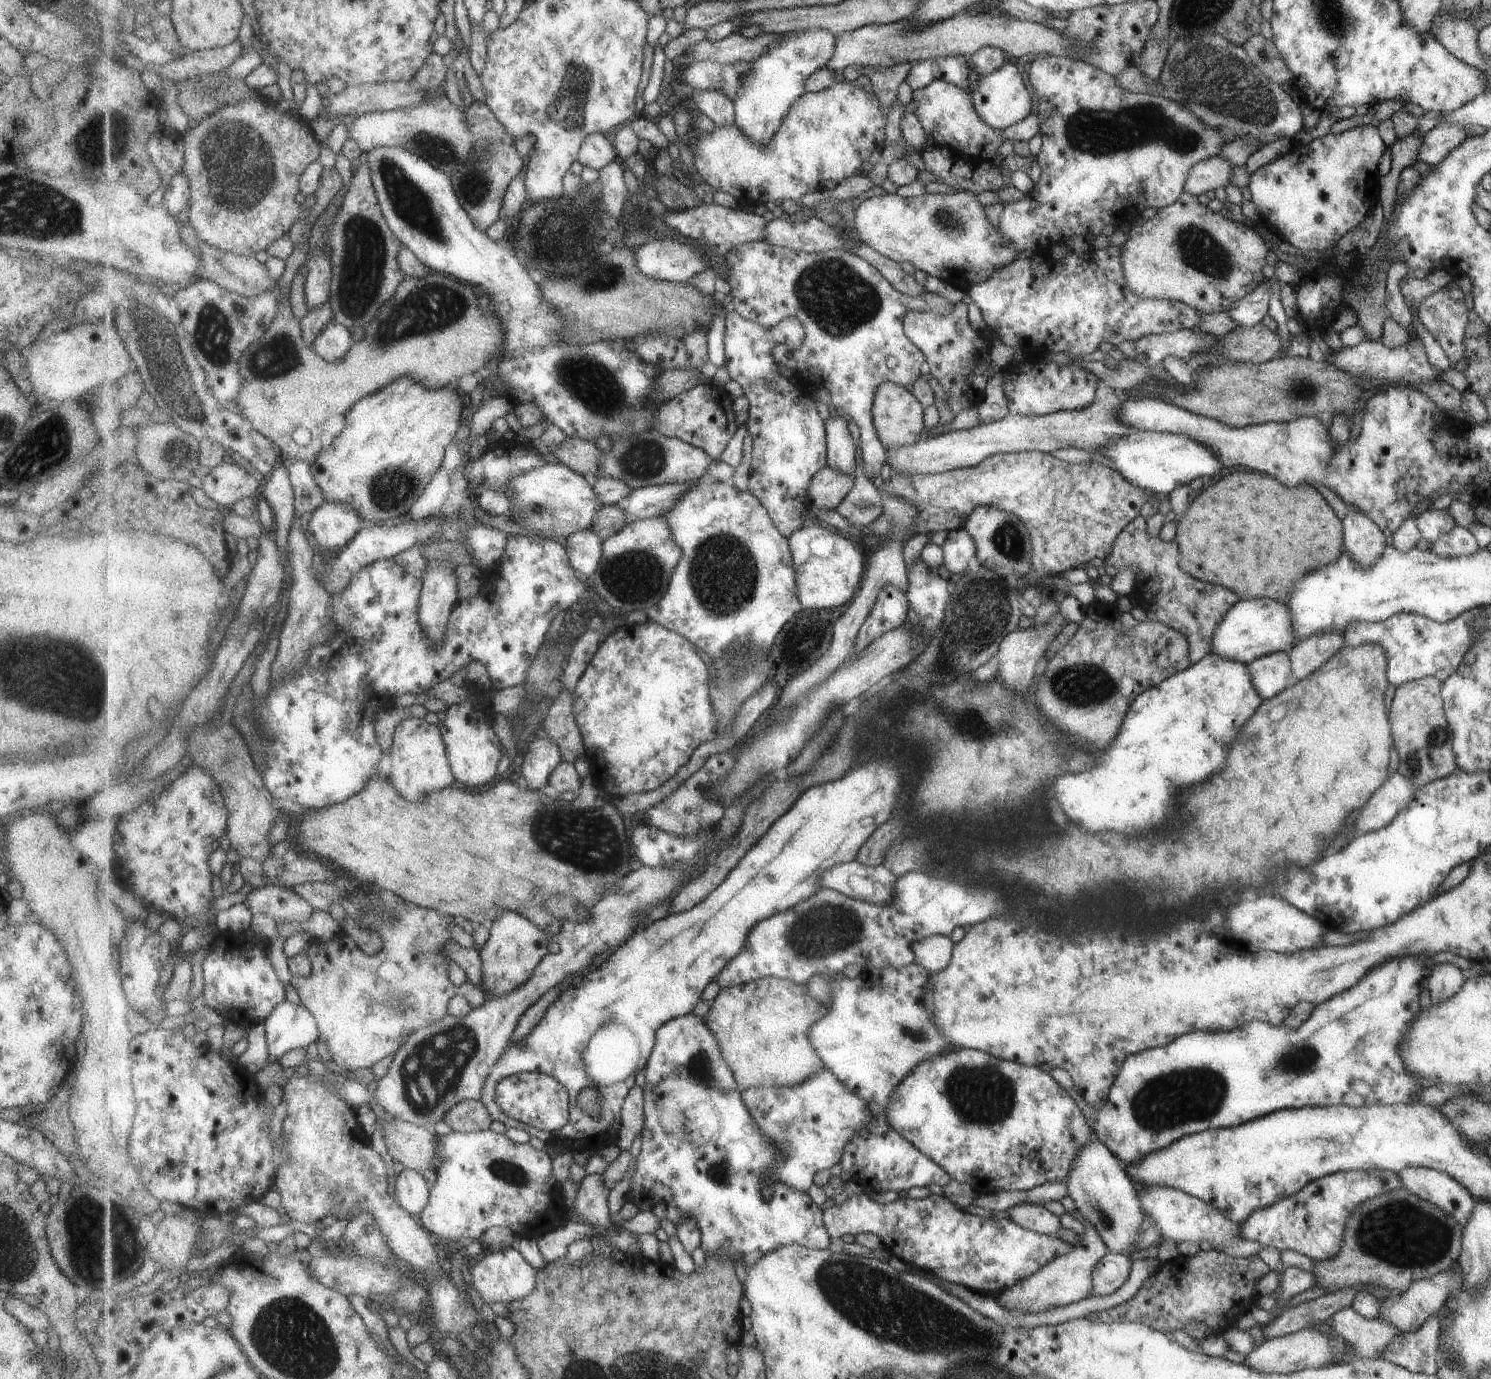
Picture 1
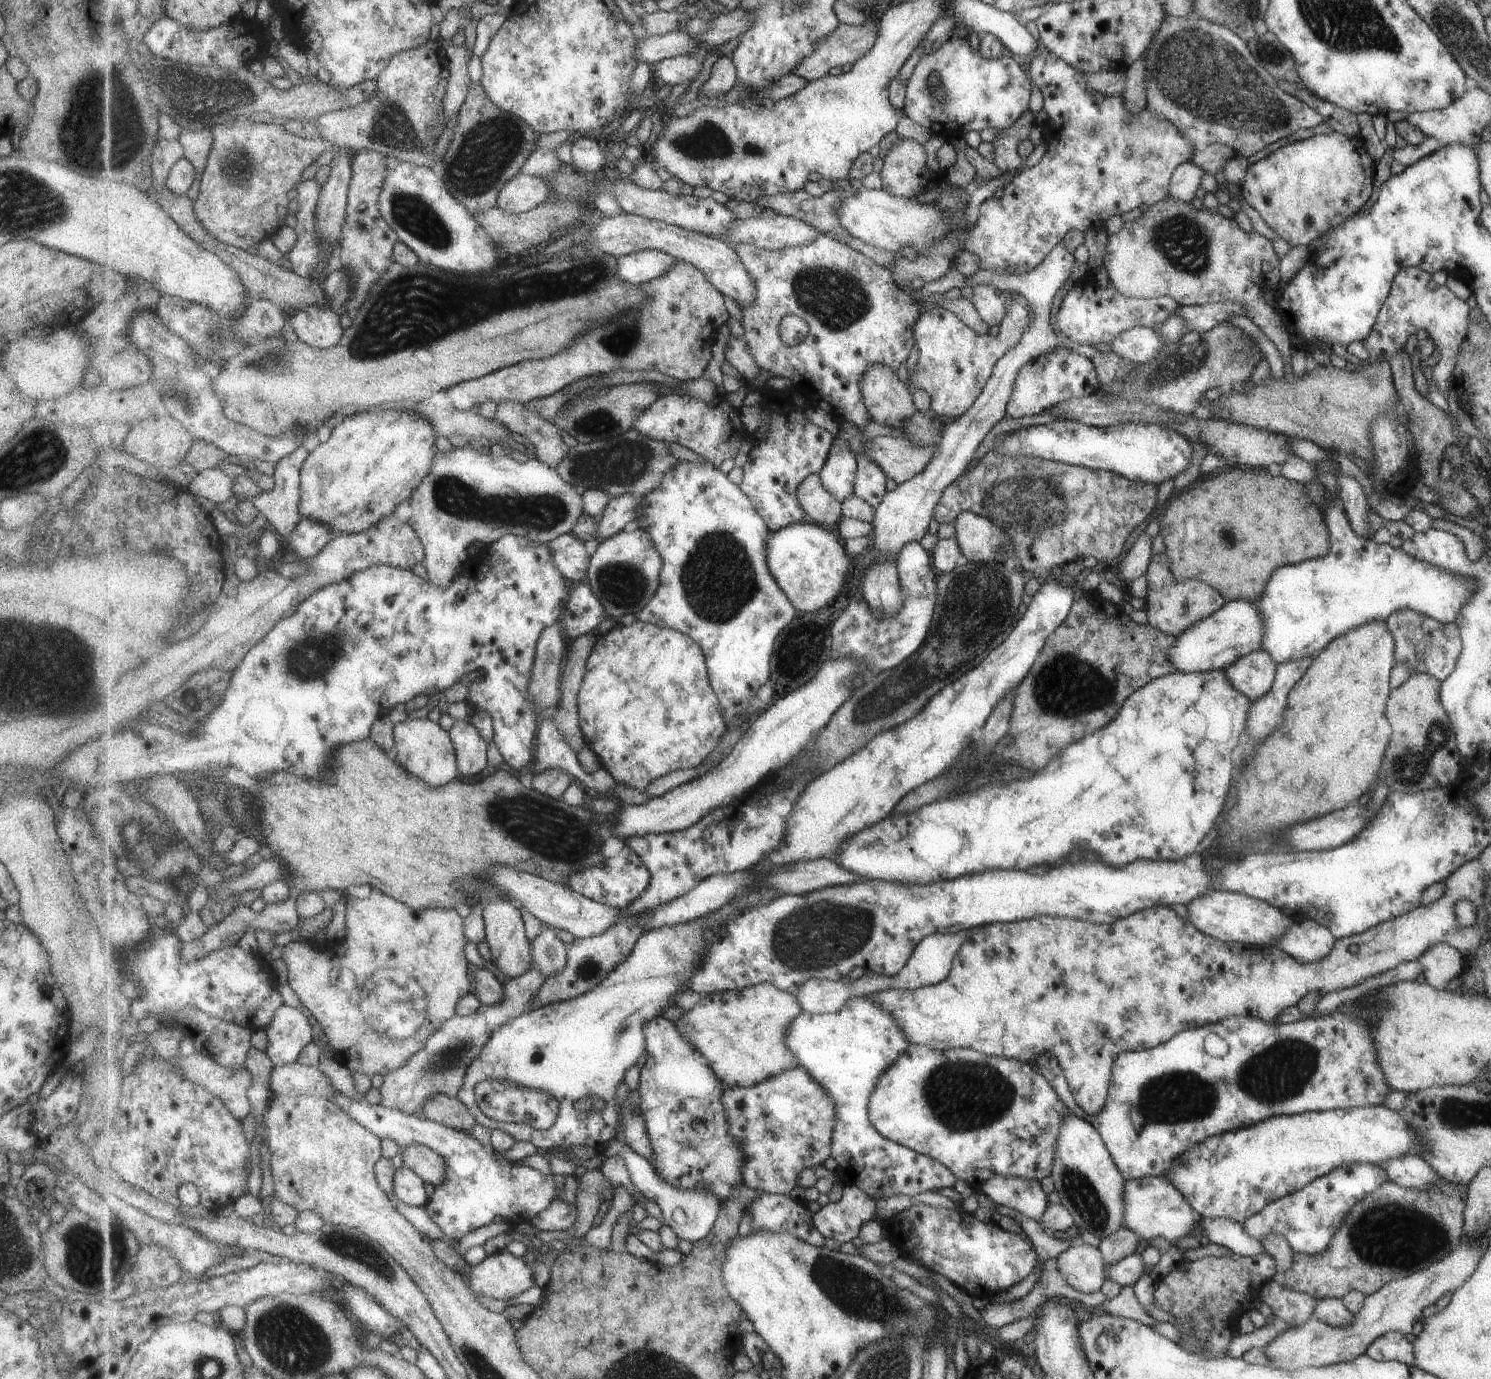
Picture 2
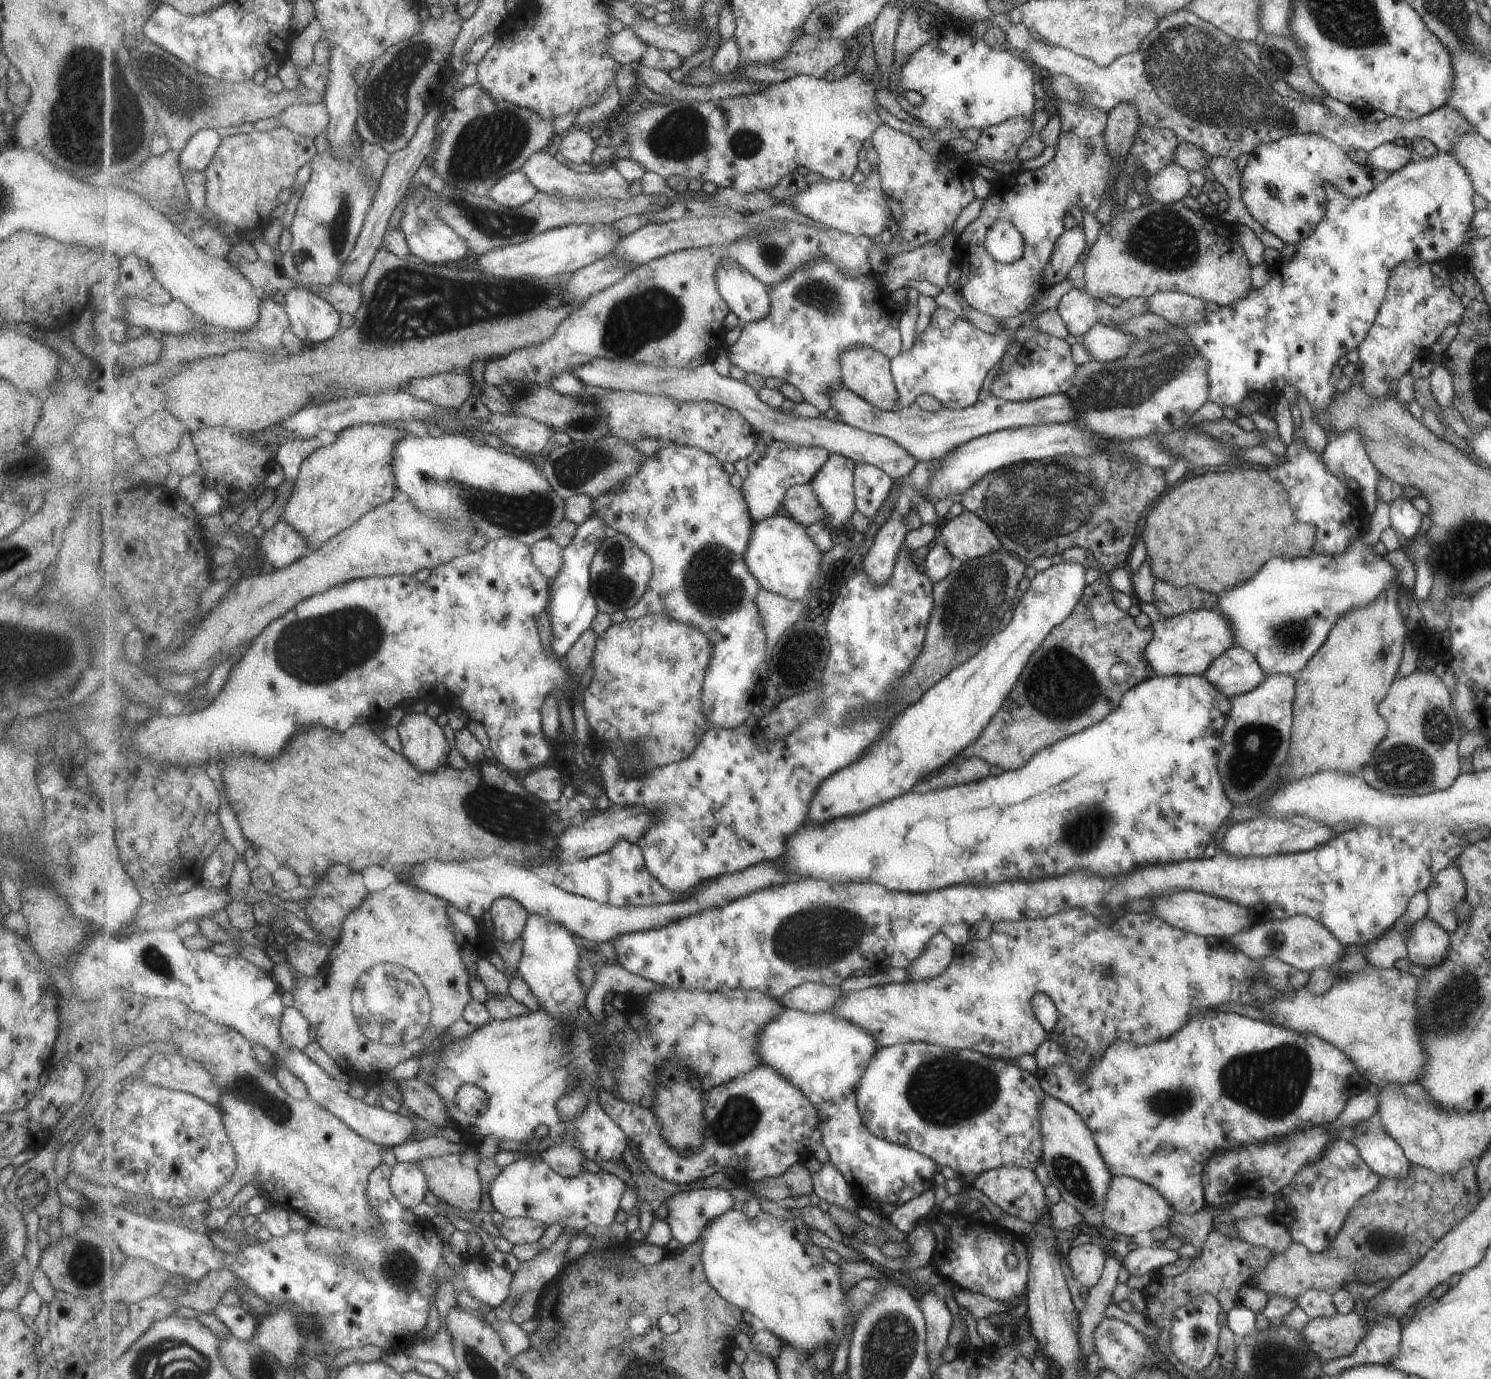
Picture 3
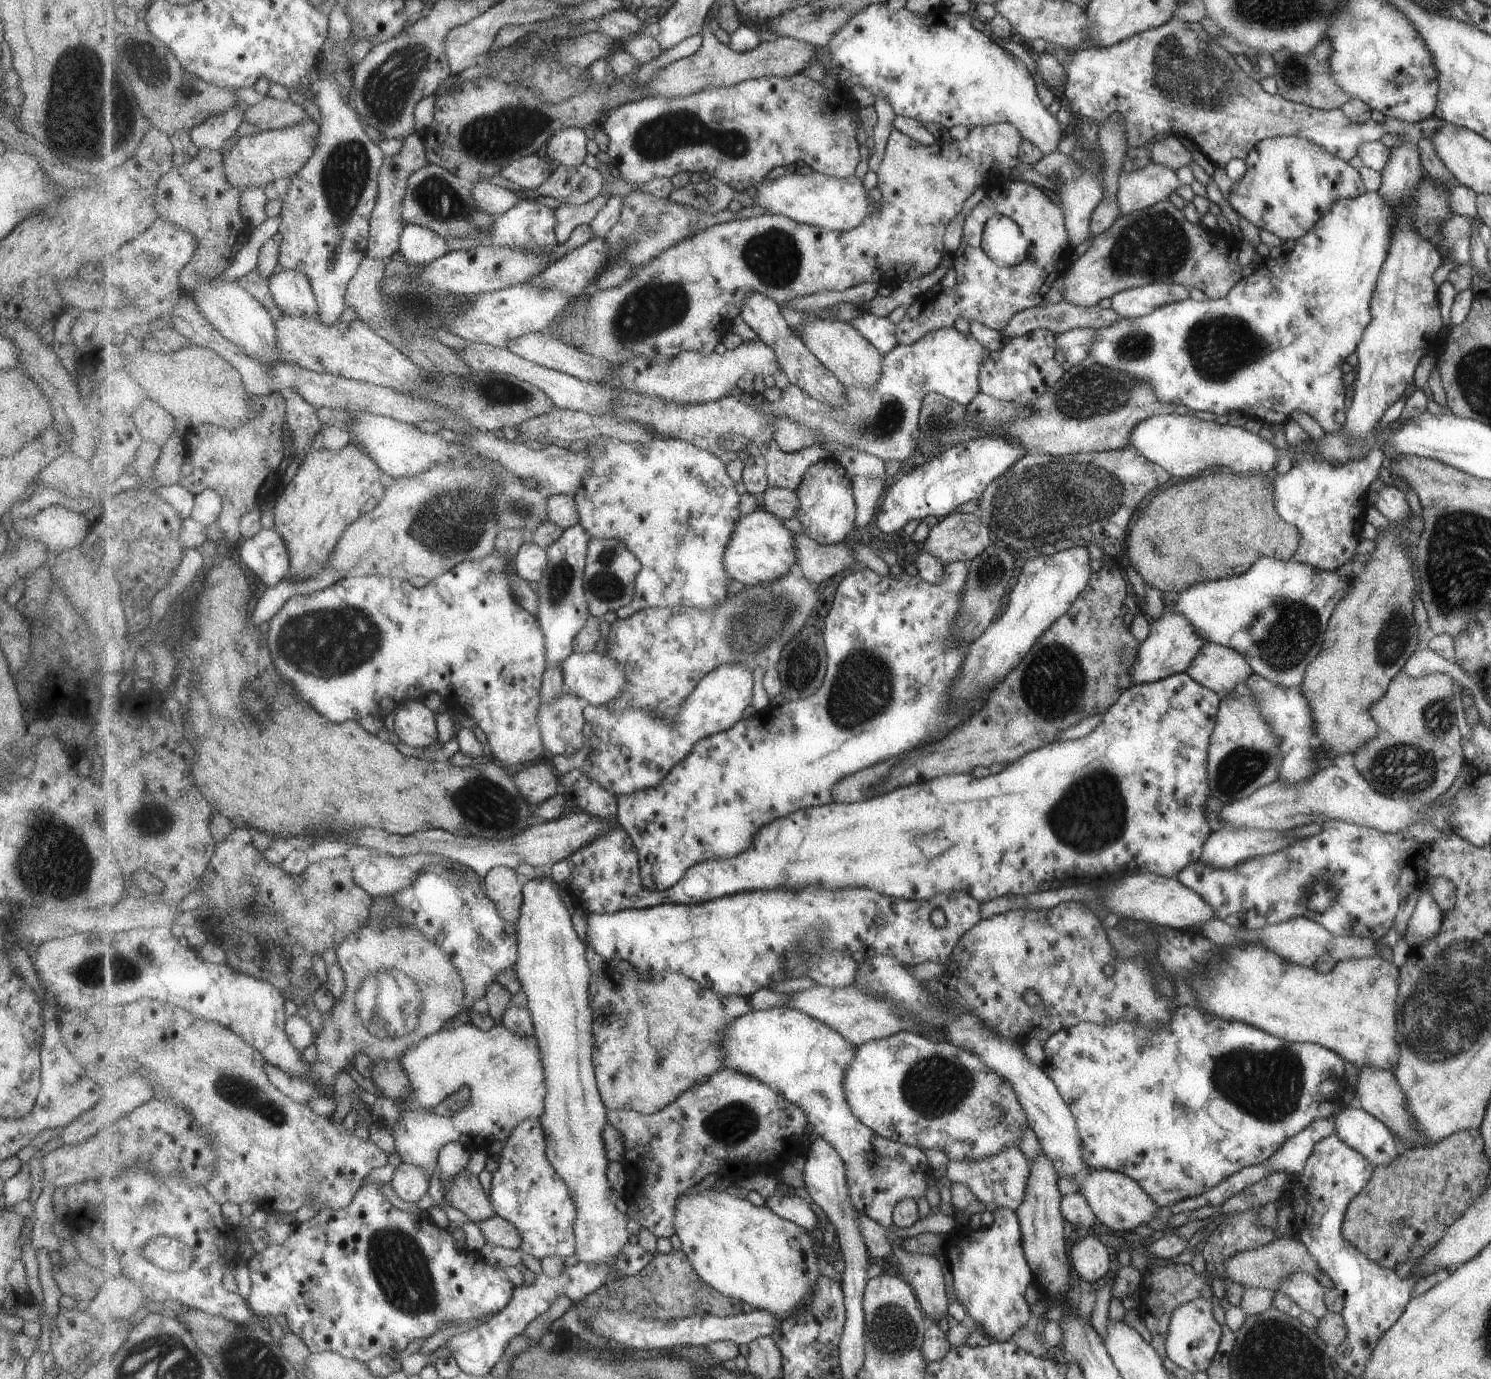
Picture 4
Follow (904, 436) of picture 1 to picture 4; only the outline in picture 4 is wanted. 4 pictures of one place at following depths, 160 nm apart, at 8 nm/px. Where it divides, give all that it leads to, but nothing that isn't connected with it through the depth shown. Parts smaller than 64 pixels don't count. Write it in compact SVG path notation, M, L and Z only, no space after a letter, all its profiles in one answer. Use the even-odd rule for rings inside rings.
M813 318L807 320L796 334L844 386L863 386L873 390L879 384L884 356L874 346L873 341L863 336L853 324L841 320Z

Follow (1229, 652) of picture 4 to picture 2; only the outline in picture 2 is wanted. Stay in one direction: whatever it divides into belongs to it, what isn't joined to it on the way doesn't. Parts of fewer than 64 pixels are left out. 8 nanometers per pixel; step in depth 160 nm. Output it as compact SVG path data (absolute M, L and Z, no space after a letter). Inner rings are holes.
M1261 649L1242 656L1222 671L1239 692L1254 701L1270 690L1276 670L1277 665L1272 658Z

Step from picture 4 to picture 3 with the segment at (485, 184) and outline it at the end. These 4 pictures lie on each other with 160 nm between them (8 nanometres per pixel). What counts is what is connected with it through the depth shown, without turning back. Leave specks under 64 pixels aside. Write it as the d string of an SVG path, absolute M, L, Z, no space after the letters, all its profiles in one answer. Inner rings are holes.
M523 171L510 173L501 178L486 196L506 208L521 208L535 199L540 191L530 182Z

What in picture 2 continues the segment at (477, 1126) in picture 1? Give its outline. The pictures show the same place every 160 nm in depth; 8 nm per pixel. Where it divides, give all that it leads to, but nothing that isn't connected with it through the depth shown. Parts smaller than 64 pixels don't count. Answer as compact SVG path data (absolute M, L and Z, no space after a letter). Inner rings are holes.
M449 1095L432 1096L427 1099L423 1110L432 1121L439 1121L462 1131L469 1132L478 1123L474 1112L461 1099Z

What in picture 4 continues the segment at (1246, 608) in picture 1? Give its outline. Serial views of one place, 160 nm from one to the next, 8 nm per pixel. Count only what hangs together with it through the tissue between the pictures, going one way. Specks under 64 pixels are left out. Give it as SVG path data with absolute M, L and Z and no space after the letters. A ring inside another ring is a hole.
M1175 611L1161 614L1157 620L1151 622L1147 638L1139 644L1138 659L1135 660L1134 668L1131 668L1131 680L1135 684L1143 684L1166 679L1171 674L1186 672L1204 643L1183 614Z

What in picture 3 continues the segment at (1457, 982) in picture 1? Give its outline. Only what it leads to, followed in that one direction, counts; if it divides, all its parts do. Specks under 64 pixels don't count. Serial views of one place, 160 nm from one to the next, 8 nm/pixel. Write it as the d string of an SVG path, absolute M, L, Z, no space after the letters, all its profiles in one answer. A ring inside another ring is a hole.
M1424 916L1409 928L1404 943L1410 963L1421 971L1429 971L1446 960L1449 941L1448 932Z

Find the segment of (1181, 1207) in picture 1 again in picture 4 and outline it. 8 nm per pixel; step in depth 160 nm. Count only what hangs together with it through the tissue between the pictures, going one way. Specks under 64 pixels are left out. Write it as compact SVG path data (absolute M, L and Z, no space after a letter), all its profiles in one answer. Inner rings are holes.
M1107 1169L1089 1171L1077 1192L1086 1197L1086 1201L1089 1202L1097 1218L1097 1223L1105 1225L1109 1231L1124 1233L1134 1231L1138 1227L1149 1224L1159 1208L1142 1187L1136 1181L1131 1180L1131 1177Z

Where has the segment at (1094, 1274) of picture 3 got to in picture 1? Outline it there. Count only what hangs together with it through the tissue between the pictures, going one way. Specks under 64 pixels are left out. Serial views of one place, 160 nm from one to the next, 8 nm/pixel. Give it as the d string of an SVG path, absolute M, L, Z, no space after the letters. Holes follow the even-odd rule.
M1080 1217L1078 1219L1083 1223L1084 1231L1082 1240L1077 1246L1072 1246L1063 1256L1050 1260L1033 1275L1026 1276L1014 1285L989 1296L993 1297L1001 1308L1022 1313L1042 1313L1051 1306L1062 1307L1089 1296L1090 1288L1093 1287L1093 1270L1098 1260L1105 1256L1109 1249L1095 1228L1086 1223L1085 1219Z

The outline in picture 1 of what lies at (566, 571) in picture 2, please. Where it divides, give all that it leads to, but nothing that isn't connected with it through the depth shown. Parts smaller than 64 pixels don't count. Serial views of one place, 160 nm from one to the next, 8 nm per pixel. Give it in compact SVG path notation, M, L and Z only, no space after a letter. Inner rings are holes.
M591 528L569 535L566 548L573 568L588 579L591 578L599 568L604 551L604 540L597 531Z

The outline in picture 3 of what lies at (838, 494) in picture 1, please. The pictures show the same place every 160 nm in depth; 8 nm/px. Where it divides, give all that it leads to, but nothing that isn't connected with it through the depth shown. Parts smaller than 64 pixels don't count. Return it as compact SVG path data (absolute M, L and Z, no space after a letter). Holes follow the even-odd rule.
M803 483L790 488L787 491L785 502L783 504L784 514L789 514L806 526L819 523L827 528L824 522L828 517L828 512L818 500L817 493L811 483Z

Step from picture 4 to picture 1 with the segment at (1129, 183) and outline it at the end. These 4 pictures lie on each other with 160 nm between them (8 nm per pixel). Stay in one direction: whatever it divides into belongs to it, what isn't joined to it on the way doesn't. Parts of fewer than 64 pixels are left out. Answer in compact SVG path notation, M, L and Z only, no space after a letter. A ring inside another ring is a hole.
M1215 155L1194 164L1188 172L1185 186L1182 190L1197 196L1219 186L1229 184L1229 176L1233 170L1232 164L1221 155Z

